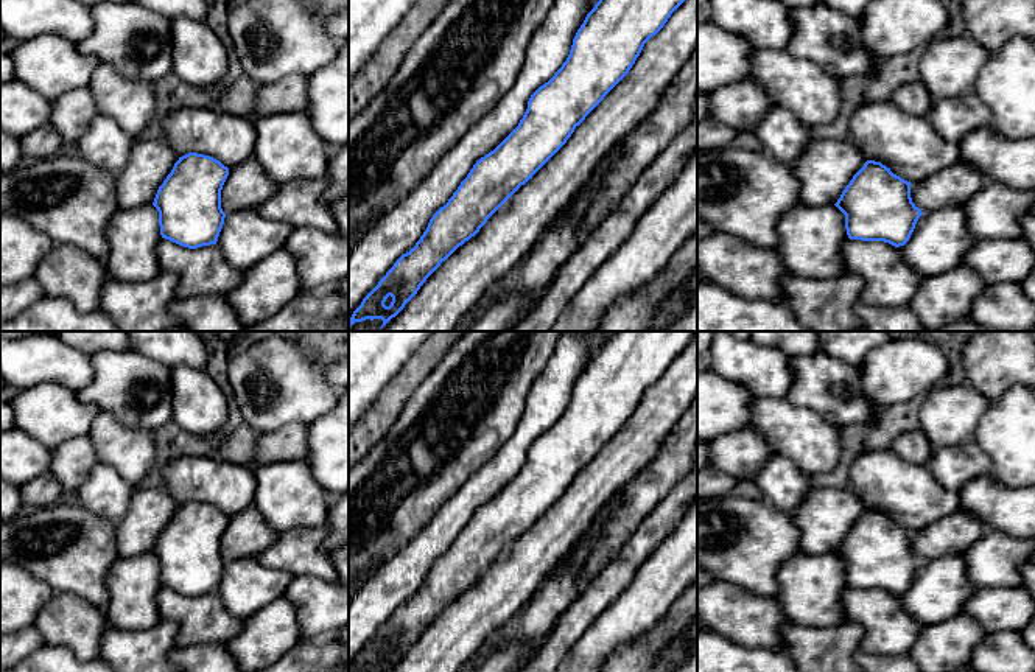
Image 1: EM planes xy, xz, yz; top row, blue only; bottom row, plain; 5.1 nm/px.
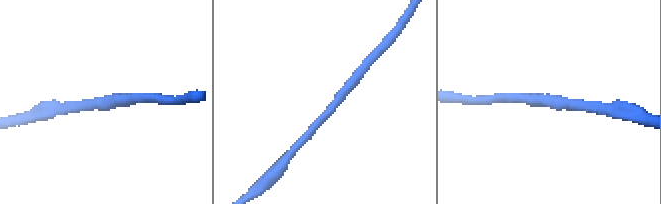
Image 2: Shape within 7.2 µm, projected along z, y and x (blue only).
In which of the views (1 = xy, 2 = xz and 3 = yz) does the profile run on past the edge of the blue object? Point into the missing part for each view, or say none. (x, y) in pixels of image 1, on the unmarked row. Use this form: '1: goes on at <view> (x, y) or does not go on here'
1: does not go on here
2: does not go on here
3: does not go on here

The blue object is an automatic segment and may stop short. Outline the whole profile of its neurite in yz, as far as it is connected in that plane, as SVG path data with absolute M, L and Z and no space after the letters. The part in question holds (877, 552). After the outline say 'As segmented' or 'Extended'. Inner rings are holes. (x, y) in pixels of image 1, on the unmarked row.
M867 509L834 552L845 563L850 588L904 594L923 563L912 551L910 530L881 510Z. As segmented

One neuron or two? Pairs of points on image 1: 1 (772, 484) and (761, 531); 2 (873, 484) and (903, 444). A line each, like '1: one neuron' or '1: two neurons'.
1: two neurons
2: two neurons

